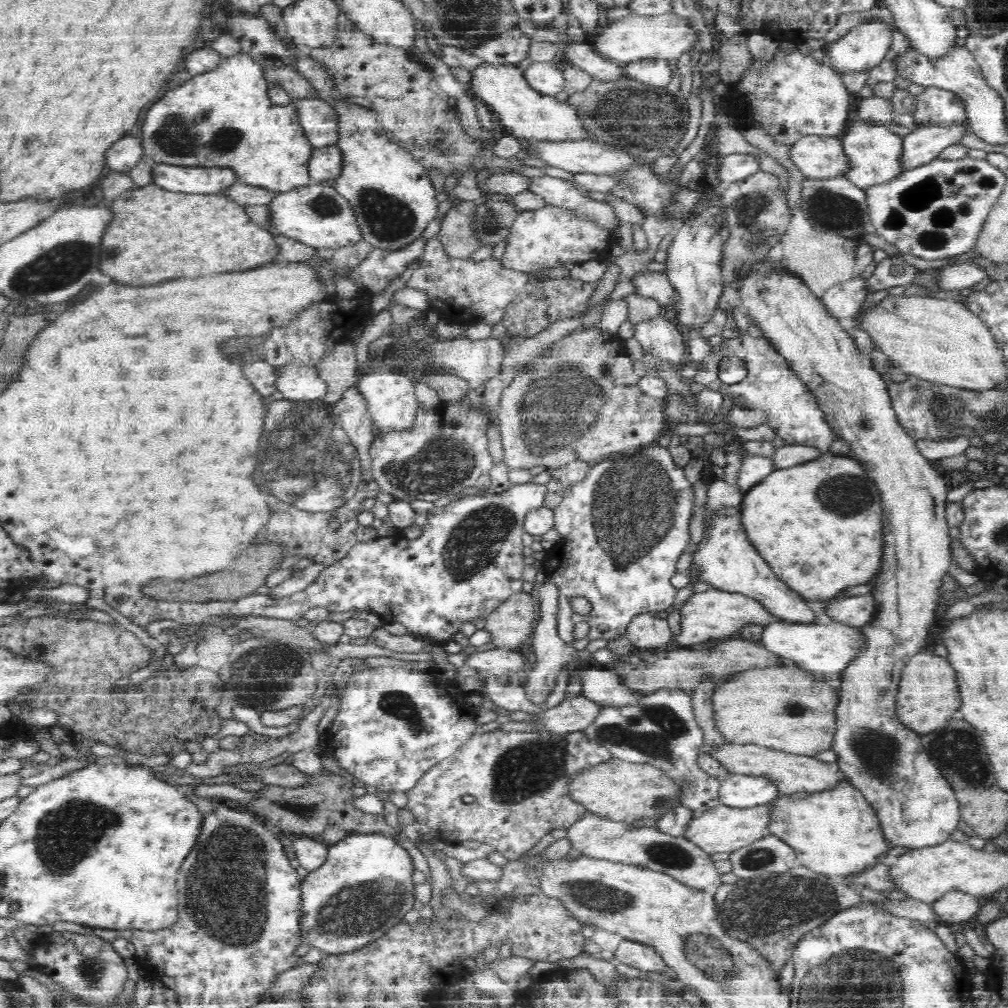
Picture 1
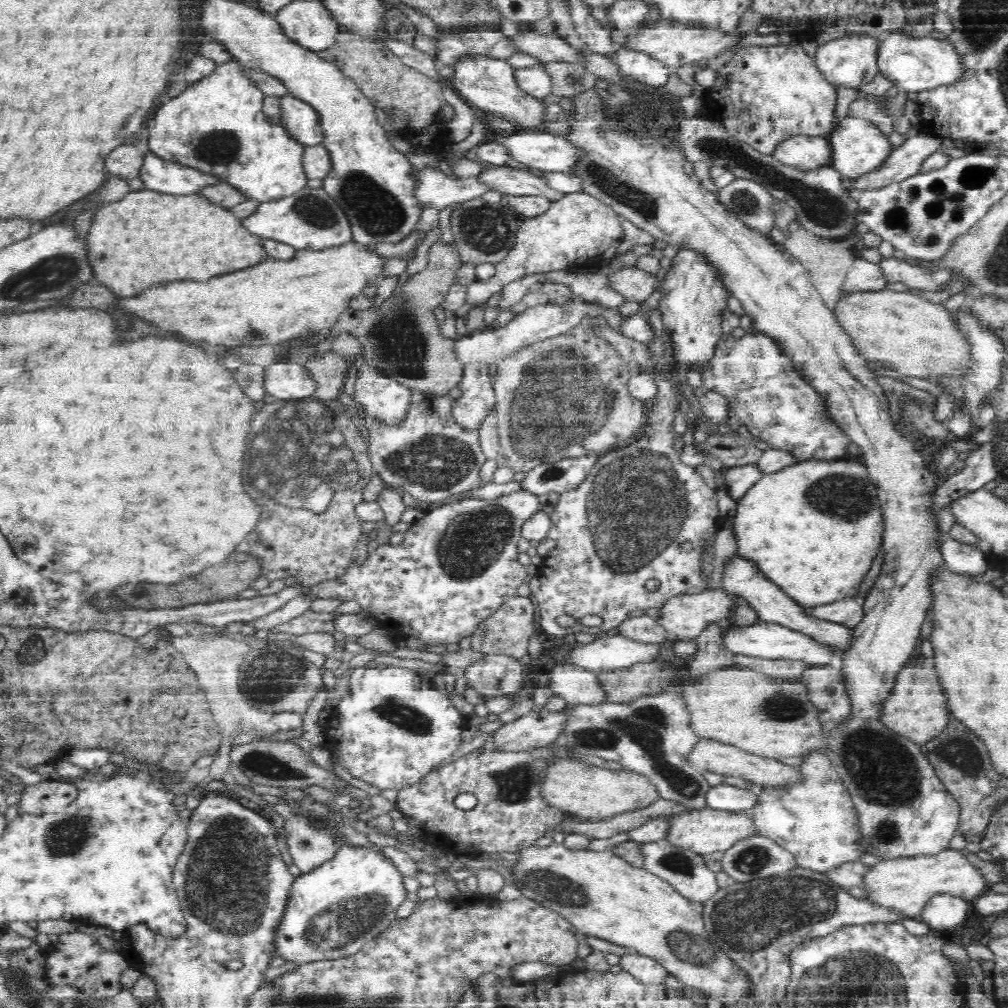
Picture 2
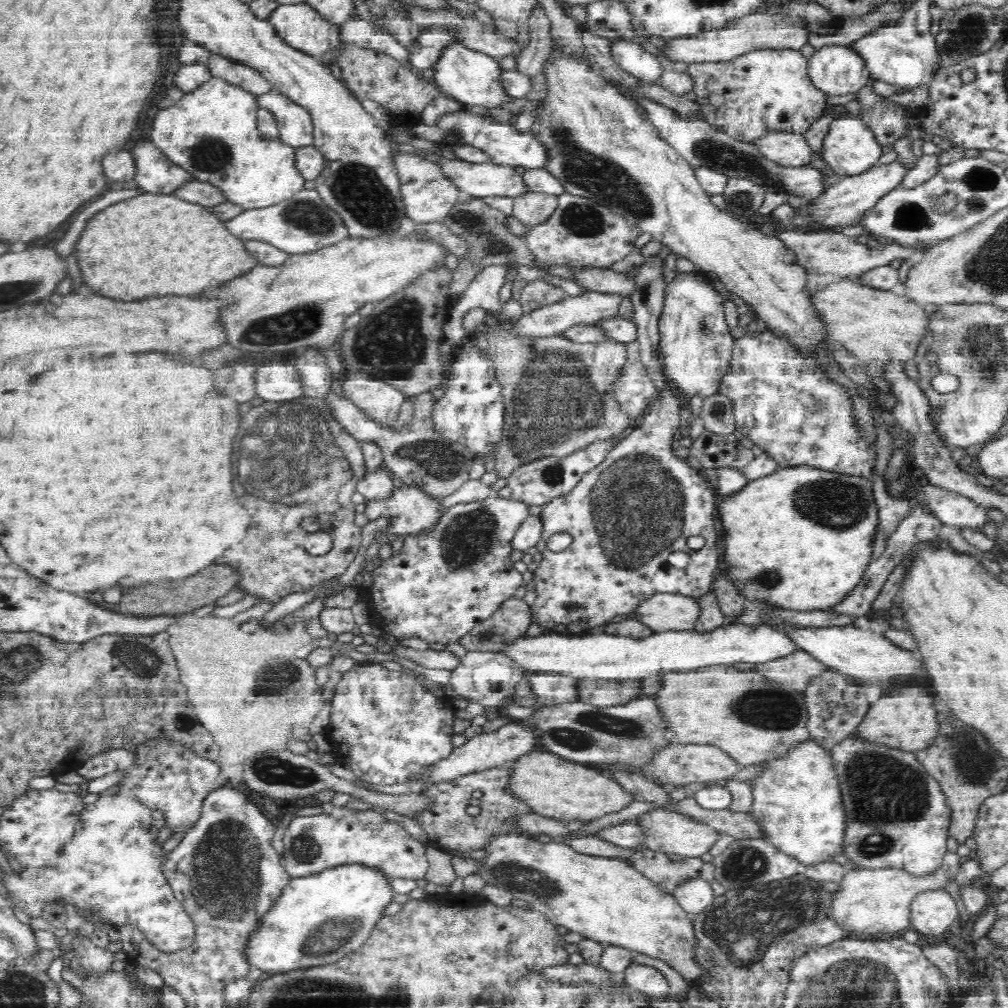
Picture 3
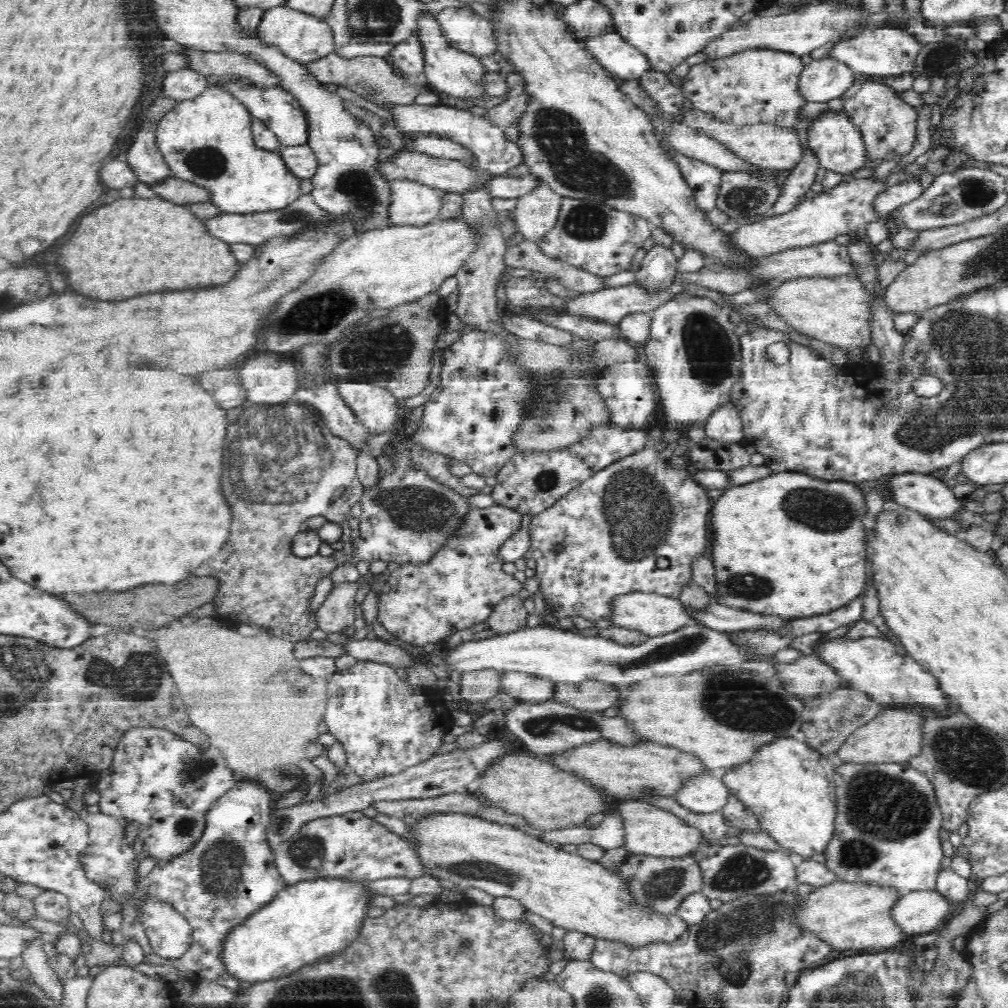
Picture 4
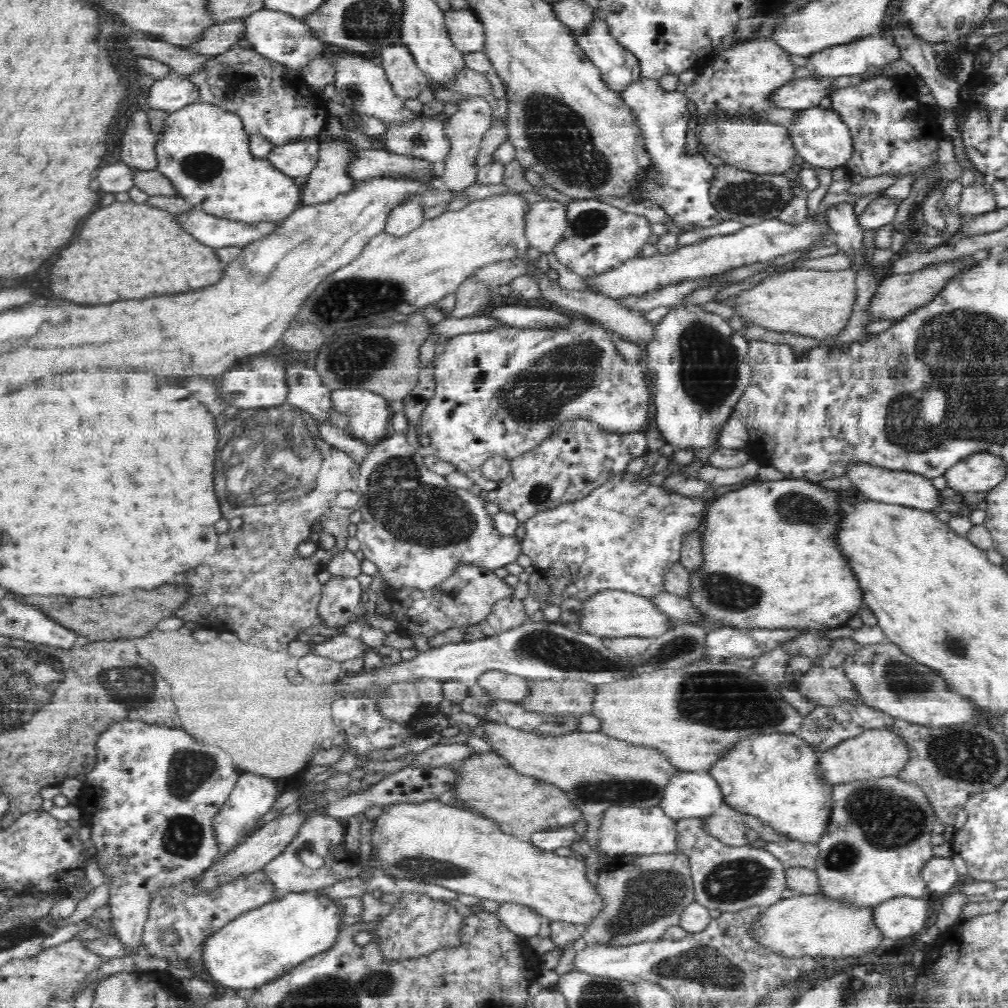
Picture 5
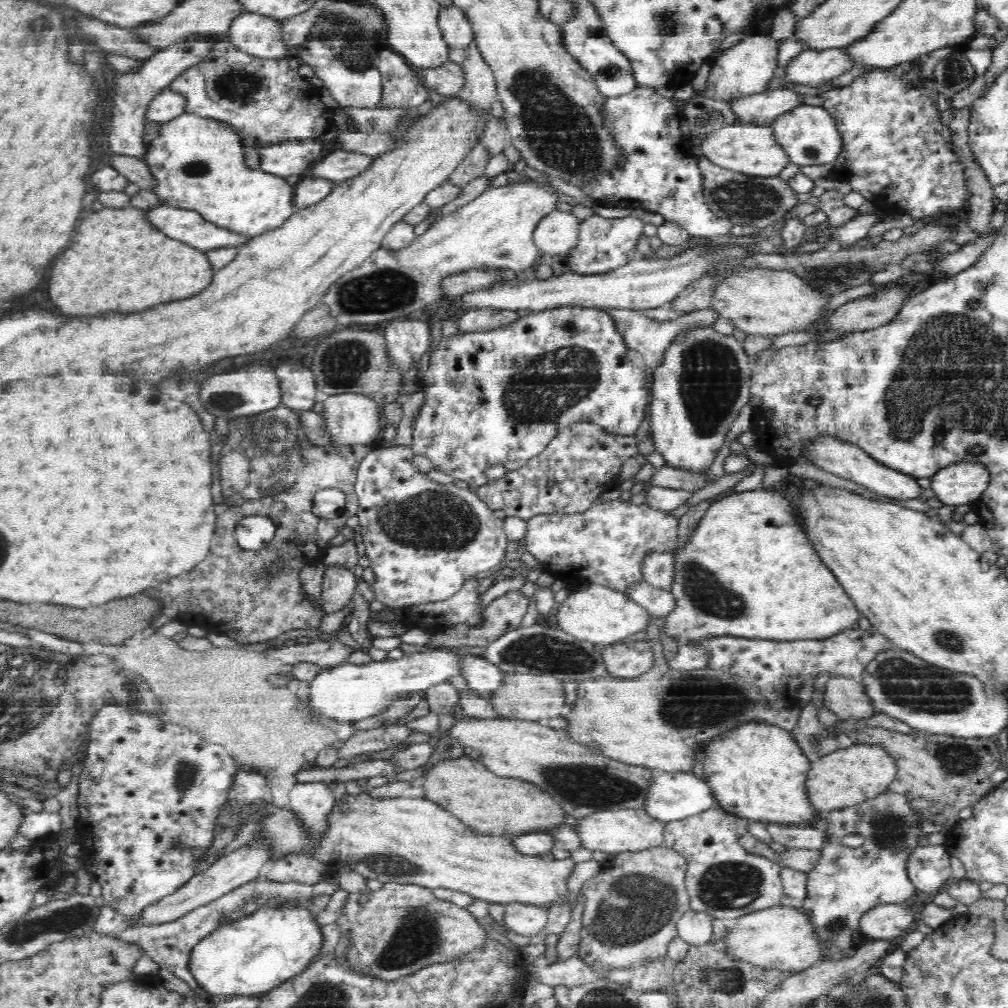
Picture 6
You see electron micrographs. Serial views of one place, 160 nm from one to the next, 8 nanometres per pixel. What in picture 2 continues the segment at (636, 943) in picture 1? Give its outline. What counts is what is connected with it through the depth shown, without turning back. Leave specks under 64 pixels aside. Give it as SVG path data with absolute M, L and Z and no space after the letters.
M639 952L624 954L620 957L619 965L644 984L662 985L669 974L655 958L644 956Z

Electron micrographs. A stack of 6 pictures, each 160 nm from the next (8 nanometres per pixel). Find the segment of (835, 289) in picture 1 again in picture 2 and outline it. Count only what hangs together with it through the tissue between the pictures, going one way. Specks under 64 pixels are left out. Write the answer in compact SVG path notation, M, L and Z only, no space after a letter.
M864 257L857 258L849 268L844 284L838 290L838 301L849 294L881 291L887 284L880 273L880 265Z

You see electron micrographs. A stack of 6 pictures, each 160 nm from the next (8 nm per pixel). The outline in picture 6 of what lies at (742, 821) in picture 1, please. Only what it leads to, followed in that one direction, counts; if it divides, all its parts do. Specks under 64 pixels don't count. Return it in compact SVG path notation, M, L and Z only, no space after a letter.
M614 807L602 812L595 812L588 819L579 822L577 833L586 849L601 851L611 856L650 850L650 848L662 847L666 842L665 828L667 823L650 816L645 807L631 809L626 807Z

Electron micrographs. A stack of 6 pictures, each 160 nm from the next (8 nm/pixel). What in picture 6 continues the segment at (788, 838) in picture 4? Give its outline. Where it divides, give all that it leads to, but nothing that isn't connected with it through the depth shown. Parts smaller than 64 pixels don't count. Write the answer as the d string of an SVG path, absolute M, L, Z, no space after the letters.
M748 723L724 734L724 738L714 740L714 744L710 743L704 754L698 756L692 772L698 778L710 780L716 800L727 813L754 821L778 823L786 827L810 827L809 824L814 818L824 815L821 809L813 804L809 792L811 764L799 741L790 735L789 731L766 724Z

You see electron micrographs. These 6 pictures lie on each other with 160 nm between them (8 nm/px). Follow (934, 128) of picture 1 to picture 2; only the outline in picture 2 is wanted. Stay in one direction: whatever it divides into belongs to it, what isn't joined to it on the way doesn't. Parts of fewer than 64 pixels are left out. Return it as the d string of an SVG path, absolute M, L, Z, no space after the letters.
M918 133L905 137L904 142L894 148L889 159L878 168L878 172L862 180L850 183L850 189L856 194L860 188L880 188L890 182L900 181L923 170L924 161L940 150L941 136Z

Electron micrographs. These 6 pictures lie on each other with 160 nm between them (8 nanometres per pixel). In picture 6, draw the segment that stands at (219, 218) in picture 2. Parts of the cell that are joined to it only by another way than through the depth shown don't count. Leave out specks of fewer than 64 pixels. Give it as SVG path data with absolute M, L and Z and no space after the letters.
M129 204L125 208L104 207L100 212L90 214L76 228L76 240L70 242L66 252L62 252L50 272L48 292L52 302L64 314L98 314L104 310L136 312L144 310L156 302L180 300L186 296L202 292L213 283L218 269L210 262L206 251L178 240L162 232L153 224L149 211Z

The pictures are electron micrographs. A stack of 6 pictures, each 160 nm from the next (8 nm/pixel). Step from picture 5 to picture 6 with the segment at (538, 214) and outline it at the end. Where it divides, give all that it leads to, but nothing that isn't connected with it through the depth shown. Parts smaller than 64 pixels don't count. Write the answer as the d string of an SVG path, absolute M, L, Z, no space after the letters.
M552 208L536 222L532 240L547 258L554 254L564 257L578 240L578 218L570 212Z

